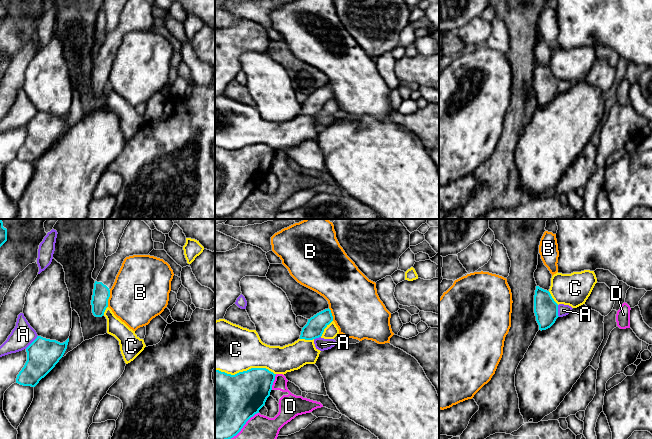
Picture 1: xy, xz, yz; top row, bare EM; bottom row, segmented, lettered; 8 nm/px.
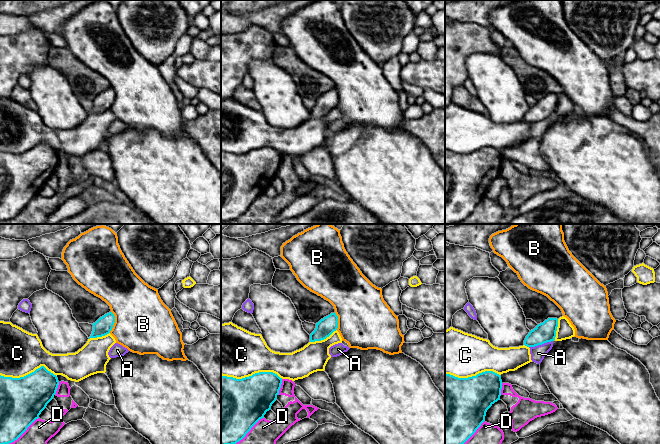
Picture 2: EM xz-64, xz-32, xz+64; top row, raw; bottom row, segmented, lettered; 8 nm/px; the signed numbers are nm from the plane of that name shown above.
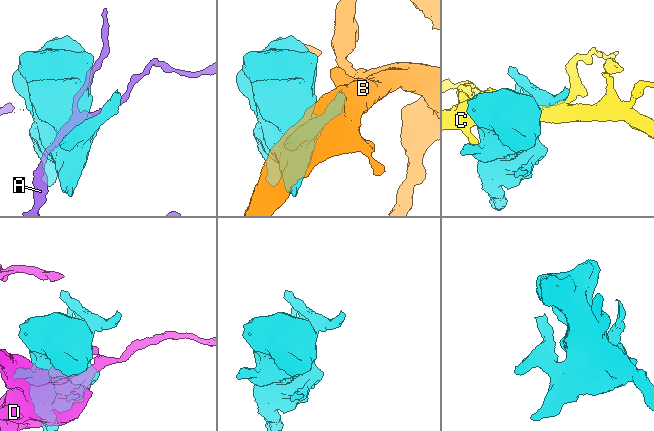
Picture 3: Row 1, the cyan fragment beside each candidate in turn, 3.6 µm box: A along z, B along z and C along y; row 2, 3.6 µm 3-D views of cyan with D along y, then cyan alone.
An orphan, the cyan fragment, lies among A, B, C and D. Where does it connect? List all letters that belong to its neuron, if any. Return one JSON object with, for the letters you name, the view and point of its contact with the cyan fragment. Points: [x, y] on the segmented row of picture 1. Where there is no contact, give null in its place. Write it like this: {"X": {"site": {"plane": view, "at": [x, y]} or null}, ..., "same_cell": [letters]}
{"same_cell": []}

